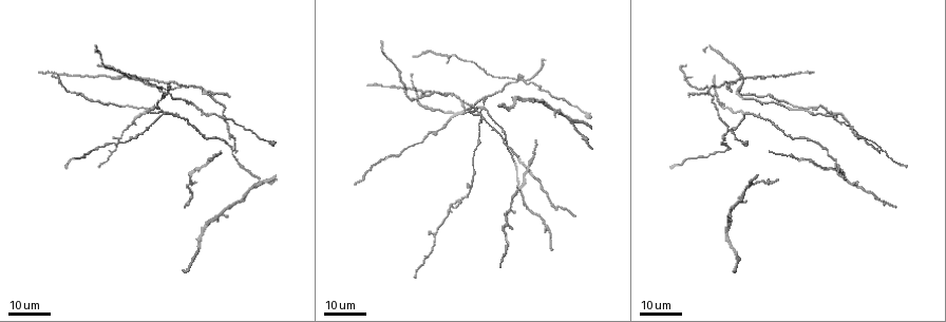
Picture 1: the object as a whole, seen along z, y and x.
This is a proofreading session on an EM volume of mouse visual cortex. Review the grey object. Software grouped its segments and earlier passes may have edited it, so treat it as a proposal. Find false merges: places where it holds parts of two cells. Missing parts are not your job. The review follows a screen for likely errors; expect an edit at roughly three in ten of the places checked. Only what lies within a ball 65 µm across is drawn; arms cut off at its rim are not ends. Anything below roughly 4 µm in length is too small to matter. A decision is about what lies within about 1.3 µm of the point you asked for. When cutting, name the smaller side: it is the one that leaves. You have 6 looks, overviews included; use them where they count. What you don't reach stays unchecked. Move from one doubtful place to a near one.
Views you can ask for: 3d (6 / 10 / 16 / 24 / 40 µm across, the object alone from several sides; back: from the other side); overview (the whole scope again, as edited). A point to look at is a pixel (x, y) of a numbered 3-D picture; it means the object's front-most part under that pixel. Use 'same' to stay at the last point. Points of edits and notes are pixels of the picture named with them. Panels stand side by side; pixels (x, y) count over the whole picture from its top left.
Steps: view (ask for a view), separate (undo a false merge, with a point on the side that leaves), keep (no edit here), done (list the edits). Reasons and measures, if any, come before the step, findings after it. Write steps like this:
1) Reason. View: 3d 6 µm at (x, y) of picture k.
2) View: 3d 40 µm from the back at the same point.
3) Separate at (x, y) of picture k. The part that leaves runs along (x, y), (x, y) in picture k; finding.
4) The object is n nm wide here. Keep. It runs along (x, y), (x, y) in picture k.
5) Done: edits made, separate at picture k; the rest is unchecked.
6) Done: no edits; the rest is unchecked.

Three-way junction. View: 3d 16 µm at (760, 117) of picture 1.

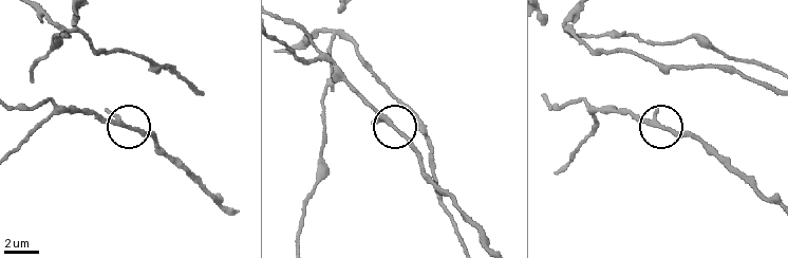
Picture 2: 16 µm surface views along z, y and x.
Closer look. View: 3d 6 µm at (122, 124) of picture 2.

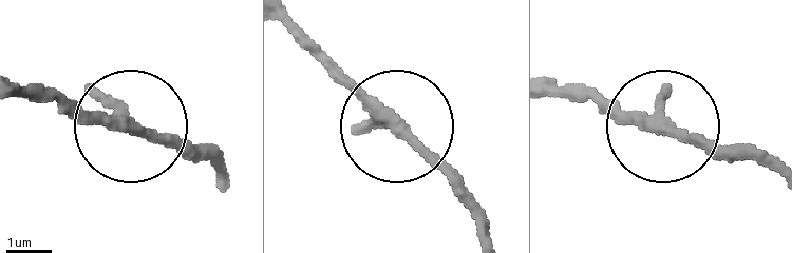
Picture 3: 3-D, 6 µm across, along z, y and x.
The object is 230 nm wide here. Keep. One cell here.

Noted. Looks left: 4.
Small branch off a trunk. View: 3d 16 µm at (164, 114) of picture 1.

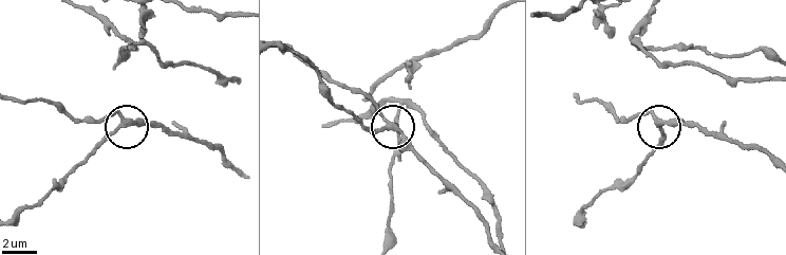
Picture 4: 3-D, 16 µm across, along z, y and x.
Closer look. View: 3d 6 µm at (124, 123) of picture 4.

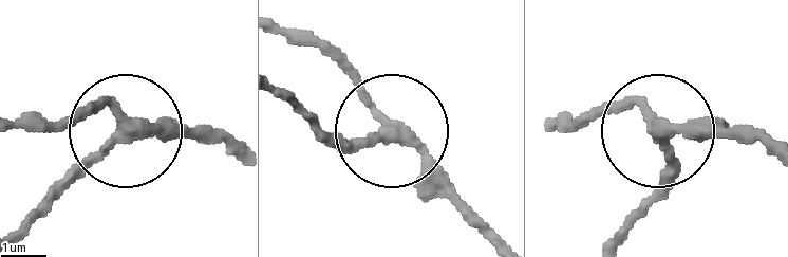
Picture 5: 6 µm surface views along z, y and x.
The side arm is 34 µm long. Keep. All the same cell.

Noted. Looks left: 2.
A fork. View: 3d 24 µm at (167, 95) of picture 1.

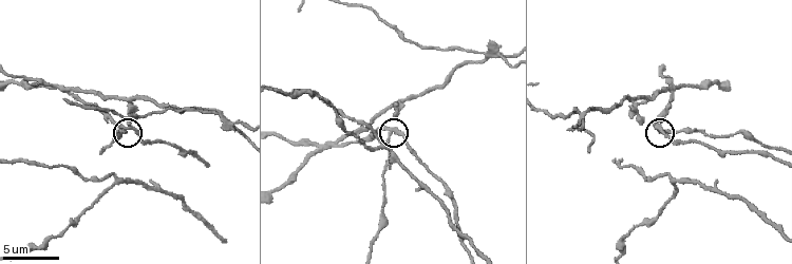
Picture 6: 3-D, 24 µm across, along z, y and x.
View: 3d 6 µm at (391, 133) of picture 6.

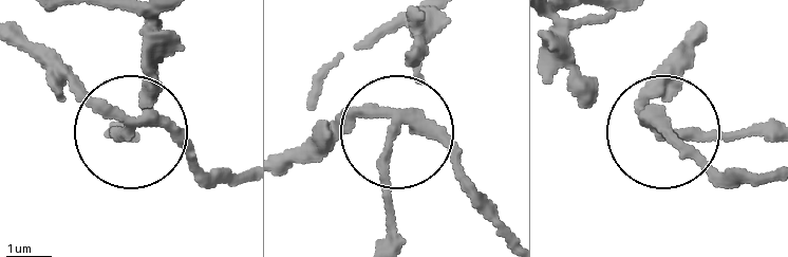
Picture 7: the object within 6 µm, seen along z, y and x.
The object is 240 nm wide here. Separate at (116, 134) of picture 7. The part that leaves runs along (393, 133), (385, 243) in picture 7; a second cell is stuck on.

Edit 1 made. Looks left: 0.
Done: edits made, separate at picture 7; the rest is unchecked.

